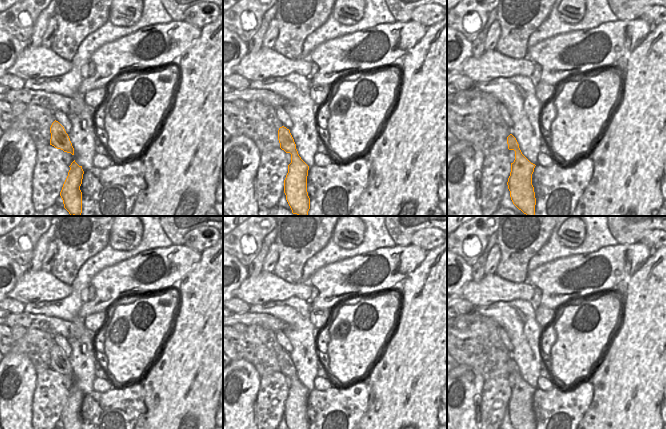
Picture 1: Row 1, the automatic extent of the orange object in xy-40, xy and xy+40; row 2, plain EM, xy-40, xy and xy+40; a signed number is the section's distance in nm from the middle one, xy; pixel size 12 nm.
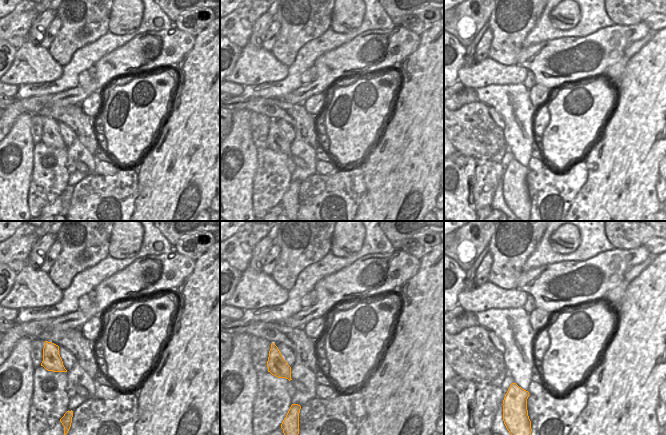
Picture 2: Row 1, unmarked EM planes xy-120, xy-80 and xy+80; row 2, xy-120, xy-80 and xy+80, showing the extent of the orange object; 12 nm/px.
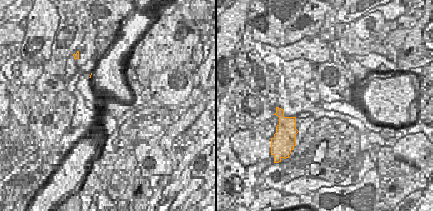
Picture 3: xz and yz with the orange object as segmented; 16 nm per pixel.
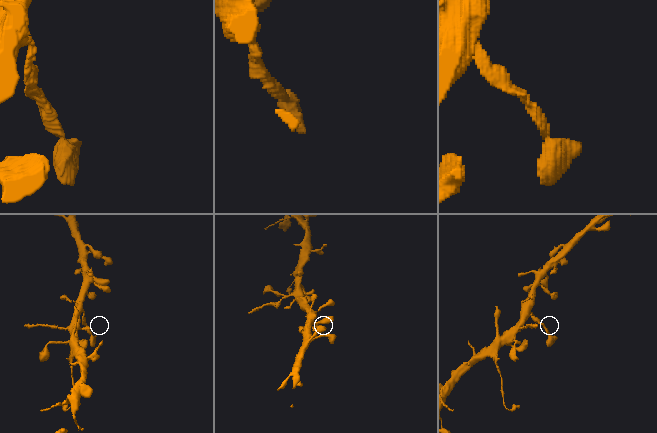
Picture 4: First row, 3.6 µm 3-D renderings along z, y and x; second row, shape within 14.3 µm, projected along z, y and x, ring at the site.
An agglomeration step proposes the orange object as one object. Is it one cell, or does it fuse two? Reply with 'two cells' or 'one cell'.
one cell

